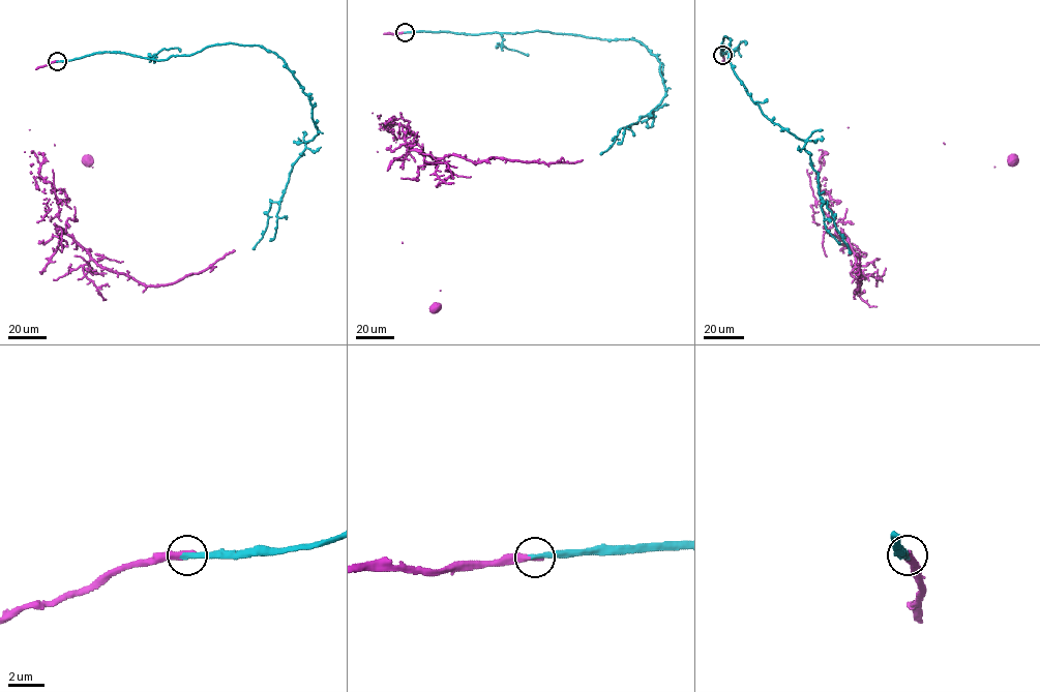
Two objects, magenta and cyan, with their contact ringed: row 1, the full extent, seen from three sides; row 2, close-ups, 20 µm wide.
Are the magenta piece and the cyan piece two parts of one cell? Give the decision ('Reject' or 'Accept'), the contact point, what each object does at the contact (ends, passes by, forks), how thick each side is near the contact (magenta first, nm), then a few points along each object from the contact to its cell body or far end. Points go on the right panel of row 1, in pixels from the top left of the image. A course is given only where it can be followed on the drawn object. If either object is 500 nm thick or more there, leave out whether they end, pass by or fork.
Accept. Place: (722, 55). At the ring magenta ends. At the ring cyan ends. Thickness 360 nm (magenta) against 340 nm. Course of magenta: (722, 55), (809, 155), (822, 151), (816, 180), (827, 230), (845, 236), (856, 267), (880, 259), (1011, 159). Course of cyan: (722, 55), (725, 36), (730, 38), (732, 68), (751, 99), (763, 114), (805, 142), (823, 204), (851, 253)

